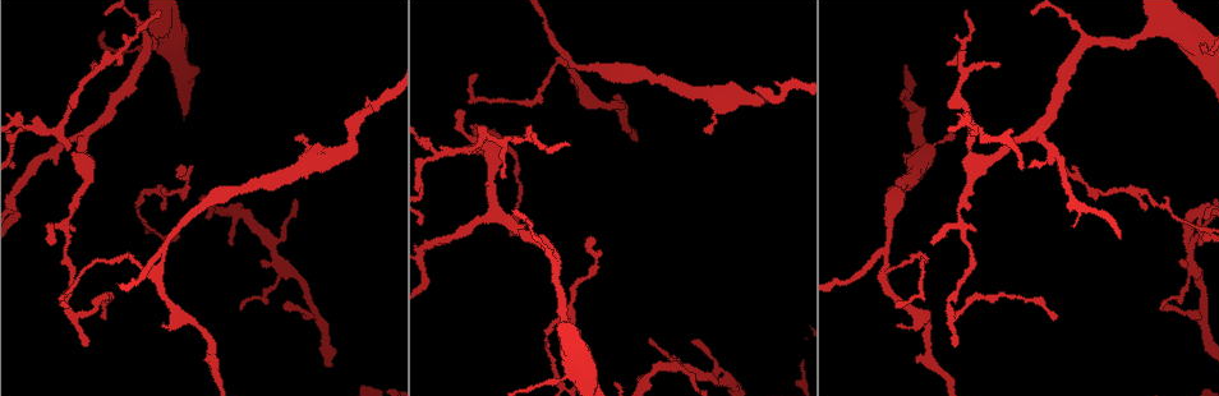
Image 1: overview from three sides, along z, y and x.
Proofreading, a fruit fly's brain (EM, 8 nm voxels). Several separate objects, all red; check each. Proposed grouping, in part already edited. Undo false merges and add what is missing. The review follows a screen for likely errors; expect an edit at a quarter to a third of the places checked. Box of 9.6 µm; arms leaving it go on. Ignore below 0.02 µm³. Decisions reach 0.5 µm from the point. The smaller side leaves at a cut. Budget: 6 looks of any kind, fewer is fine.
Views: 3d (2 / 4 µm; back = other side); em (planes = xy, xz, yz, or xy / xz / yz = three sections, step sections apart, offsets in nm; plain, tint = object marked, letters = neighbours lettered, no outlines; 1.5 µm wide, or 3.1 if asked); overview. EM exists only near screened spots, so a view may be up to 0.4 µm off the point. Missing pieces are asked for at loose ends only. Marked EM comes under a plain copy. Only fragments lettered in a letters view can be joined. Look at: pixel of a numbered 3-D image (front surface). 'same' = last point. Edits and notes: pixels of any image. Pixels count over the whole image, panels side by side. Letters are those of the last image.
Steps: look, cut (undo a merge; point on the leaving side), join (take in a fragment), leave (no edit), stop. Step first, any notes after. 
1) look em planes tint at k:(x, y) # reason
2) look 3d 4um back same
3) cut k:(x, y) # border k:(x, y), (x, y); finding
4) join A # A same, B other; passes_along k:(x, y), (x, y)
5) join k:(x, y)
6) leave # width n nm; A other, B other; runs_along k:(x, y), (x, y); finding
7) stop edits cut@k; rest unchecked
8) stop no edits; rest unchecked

look em planes letters at 1:(575, 374) # four-way junction

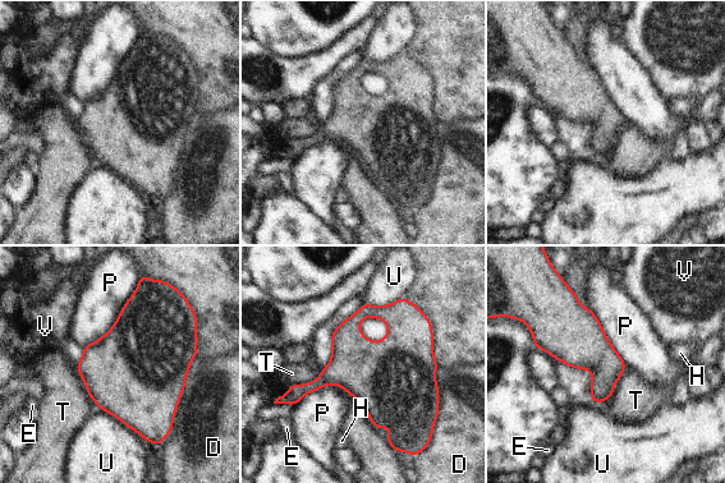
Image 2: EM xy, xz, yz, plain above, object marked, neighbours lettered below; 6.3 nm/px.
leave # longest_contact P 550 nm; D other, E other, H other, P other, T other, U other, V other; border 2:(138, 281), (114, 323), (82, 348); all the same cell

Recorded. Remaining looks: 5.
look em planes tint at 1:(982, 128) # sharp bend

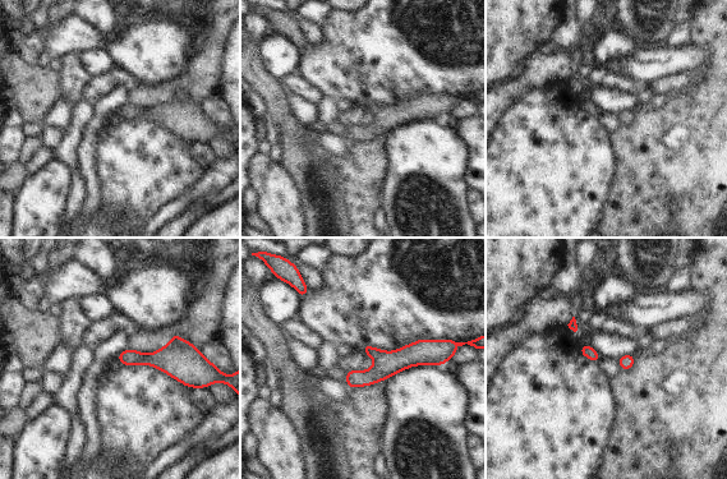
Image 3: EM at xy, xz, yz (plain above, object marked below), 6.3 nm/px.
look em planes letters same

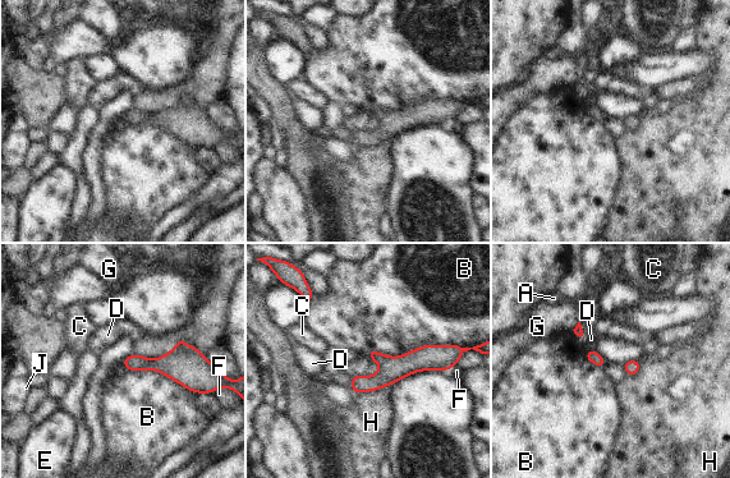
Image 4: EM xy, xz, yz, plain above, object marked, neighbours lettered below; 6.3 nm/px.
leave # A other, B other, C other, D other, E other, F other, G other, H other, J other; border 4:(390, 385), (358, 394); one cell here

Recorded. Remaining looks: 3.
look em planes letters at 1:(1055, 318) # end of a long branch

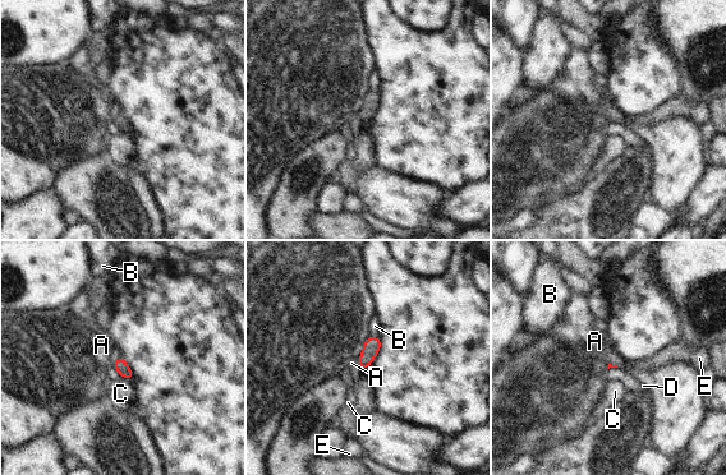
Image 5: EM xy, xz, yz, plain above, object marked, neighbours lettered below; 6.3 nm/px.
leave # A other, B other, C other, D other, E other; border 5:(122, 377), (132, 382); none of them fits

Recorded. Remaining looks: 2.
stop no edits; rest unchecked

